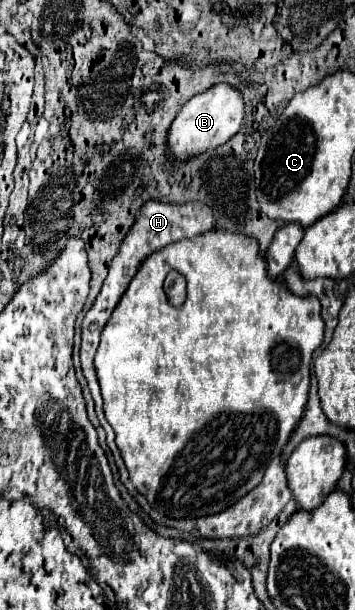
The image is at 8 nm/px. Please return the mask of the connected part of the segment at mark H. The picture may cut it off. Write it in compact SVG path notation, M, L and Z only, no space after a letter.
M148 200L142 204L142 208L138 210L138 216L132 224L132 228L128 230L126 238L122 240L120 244L120 250L118 254L112 258L110 262L110 268L108 268L108 276L102 284L102 290L100 294L96 296L96 302L94 306L86 312L84 316L84 322L82 322L82 344L80 344L80 362L82 362L82 372L84 372L84 378L90 386L90 392L92 392L92 398L96 402L96 414L98 414L98 420L102 424L102 428L106 430L106 442L110 446L110 450L114 452L114 458L116 462L120 462L120 454L118 454L118 448L114 444L114 432L110 428L110 424L106 422L104 418L104 410L102 410L102 396L100 396L100 388L98 388L98 380L96 380L96 372L94 372L94 354L96 354L96 348L98 348L98 342L100 342L100 332L104 328L104 324L108 322L112 310L116 308L116 304L120 302L122 294L126 292L134 272L138 270L140 262L150 256L152 252L172 244L172 242L178 242L178 240L184 240L184 238L194 238L198 234L204 234L208 230L214 228L214 216L212 216L212 210L202 204L202 202L184 202L184 204L170 204L170 202L160 202L160 200Z

